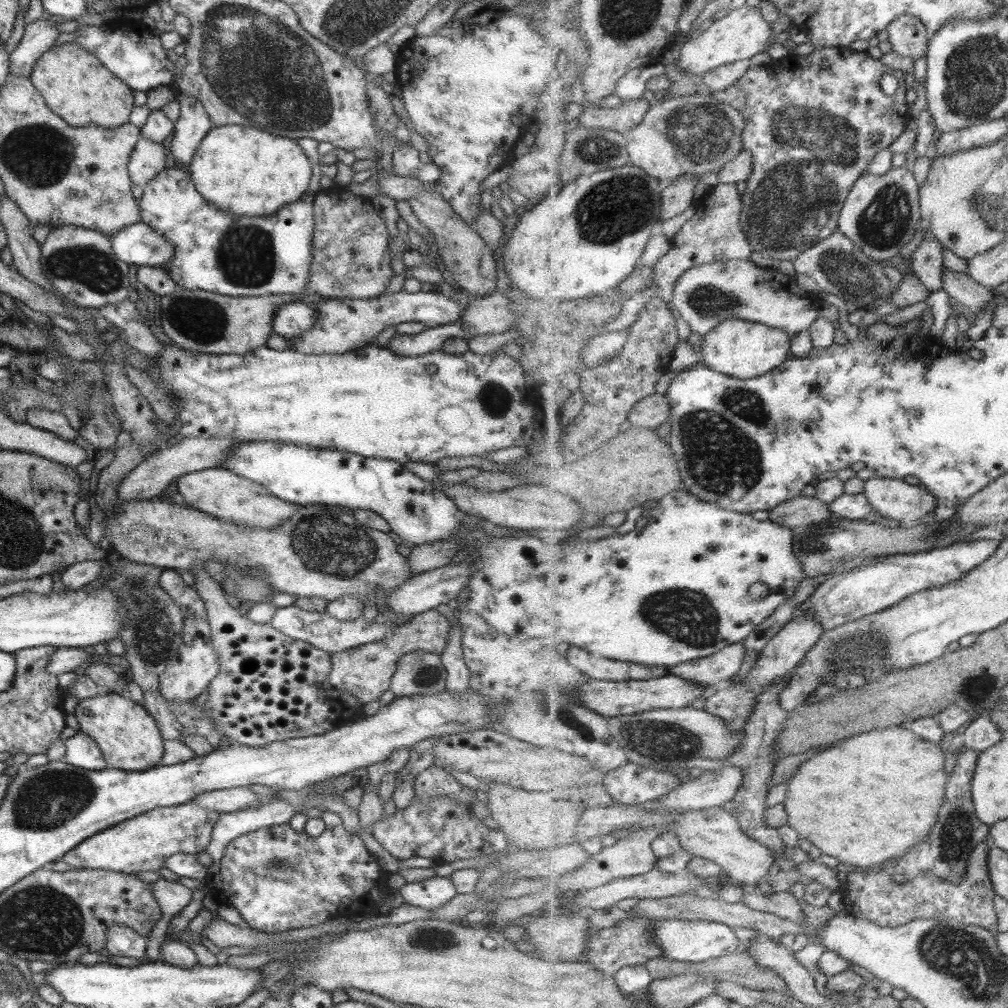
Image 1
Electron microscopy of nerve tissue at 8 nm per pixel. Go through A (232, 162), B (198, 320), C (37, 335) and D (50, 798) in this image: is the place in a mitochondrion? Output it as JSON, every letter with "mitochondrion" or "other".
{"A":"other","B":"mitochondrion","C":"other","D":"mitochondrion"}

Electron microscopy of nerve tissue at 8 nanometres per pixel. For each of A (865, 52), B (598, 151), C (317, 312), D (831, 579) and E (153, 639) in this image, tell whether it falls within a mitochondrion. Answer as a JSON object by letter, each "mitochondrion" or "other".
{"A":"other","B":"mitochondrion","C":"other","D":"other","E":"mitochondrion"}

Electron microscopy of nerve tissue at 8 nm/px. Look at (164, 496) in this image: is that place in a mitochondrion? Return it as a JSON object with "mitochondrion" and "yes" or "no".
{"mitochondrion":"no"}

